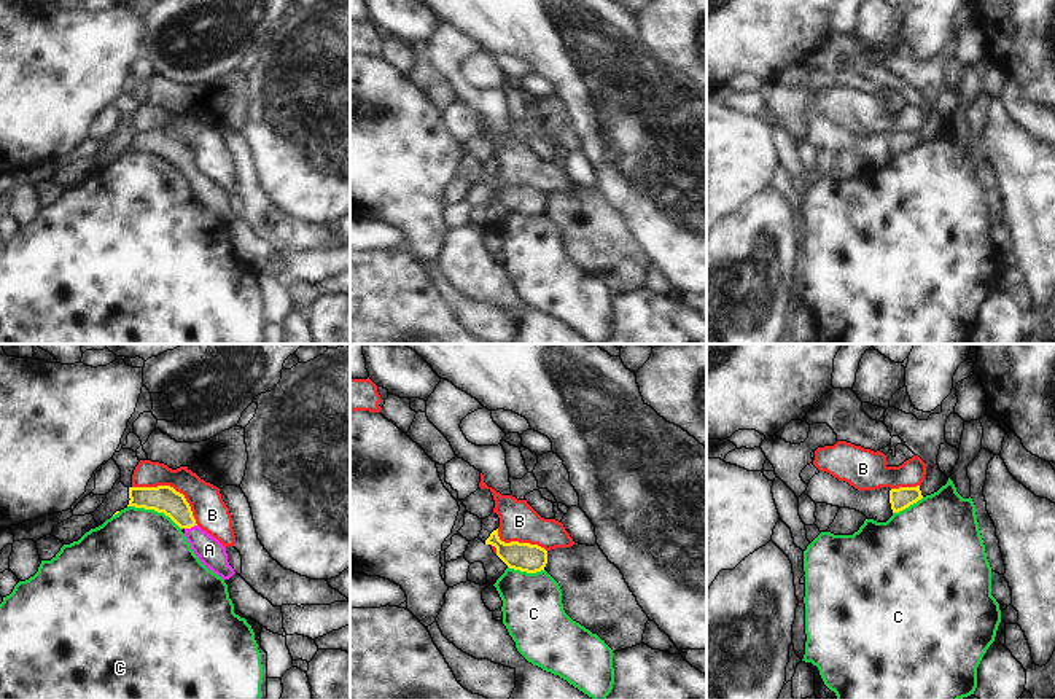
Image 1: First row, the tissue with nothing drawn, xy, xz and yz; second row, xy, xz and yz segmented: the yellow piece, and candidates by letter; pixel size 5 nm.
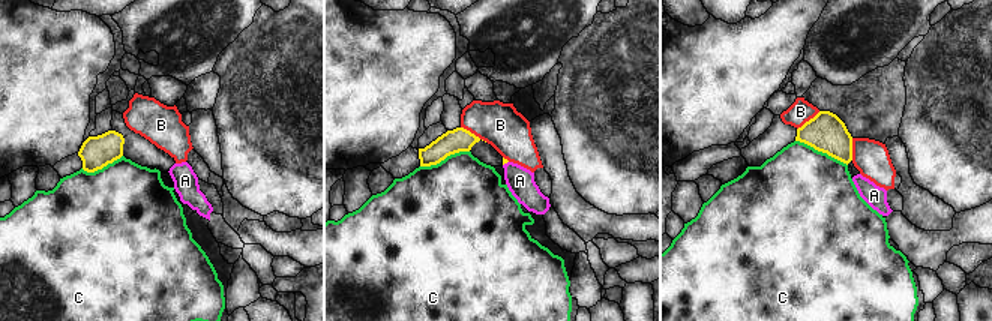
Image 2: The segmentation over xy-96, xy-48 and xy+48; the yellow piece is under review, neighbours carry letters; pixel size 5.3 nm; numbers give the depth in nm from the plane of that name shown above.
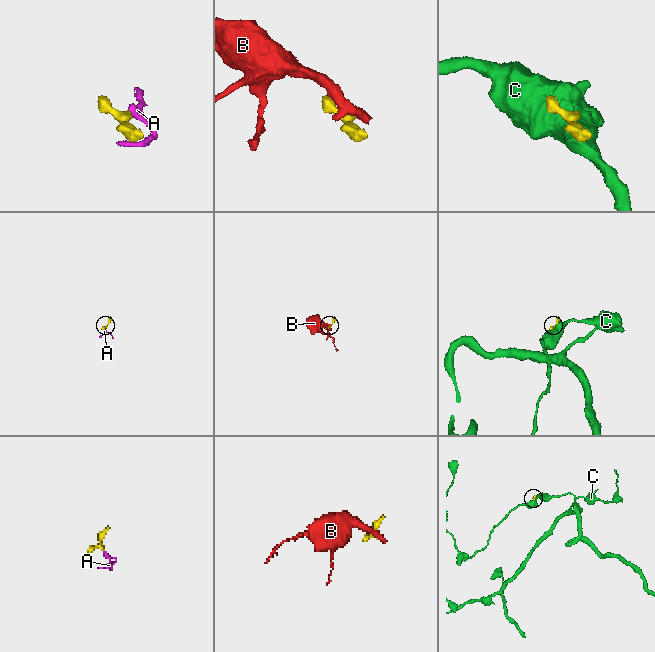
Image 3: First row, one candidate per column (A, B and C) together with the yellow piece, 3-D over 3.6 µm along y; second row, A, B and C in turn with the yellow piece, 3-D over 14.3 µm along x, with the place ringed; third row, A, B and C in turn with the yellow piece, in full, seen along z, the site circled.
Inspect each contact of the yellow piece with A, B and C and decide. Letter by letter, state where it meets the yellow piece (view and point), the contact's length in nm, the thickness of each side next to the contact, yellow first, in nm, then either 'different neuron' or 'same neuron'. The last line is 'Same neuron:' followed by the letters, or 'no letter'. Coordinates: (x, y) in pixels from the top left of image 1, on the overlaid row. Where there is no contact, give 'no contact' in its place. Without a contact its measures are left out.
A: xy (190, 527) | 70 nm | 140/140 nm | same neuron
B: xy (172, 488) | 380 nm | 140/170 nm | different neuron
C: xy (155, 510) | 300 nm | 140/480 nm | different neuron
Same neuron: A

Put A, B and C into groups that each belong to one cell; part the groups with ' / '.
A / B / C

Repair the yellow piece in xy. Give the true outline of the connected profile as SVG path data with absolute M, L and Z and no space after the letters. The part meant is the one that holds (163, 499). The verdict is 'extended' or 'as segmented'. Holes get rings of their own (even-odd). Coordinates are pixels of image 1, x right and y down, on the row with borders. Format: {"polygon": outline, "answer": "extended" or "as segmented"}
{"polygon": "M170 486L129 487L129 498L127 506L164 513L183 529L191 549L208 570L223 580L229 580L236 573L228 562L226 548L196 524L183 494Z", "answer": "extended"}

